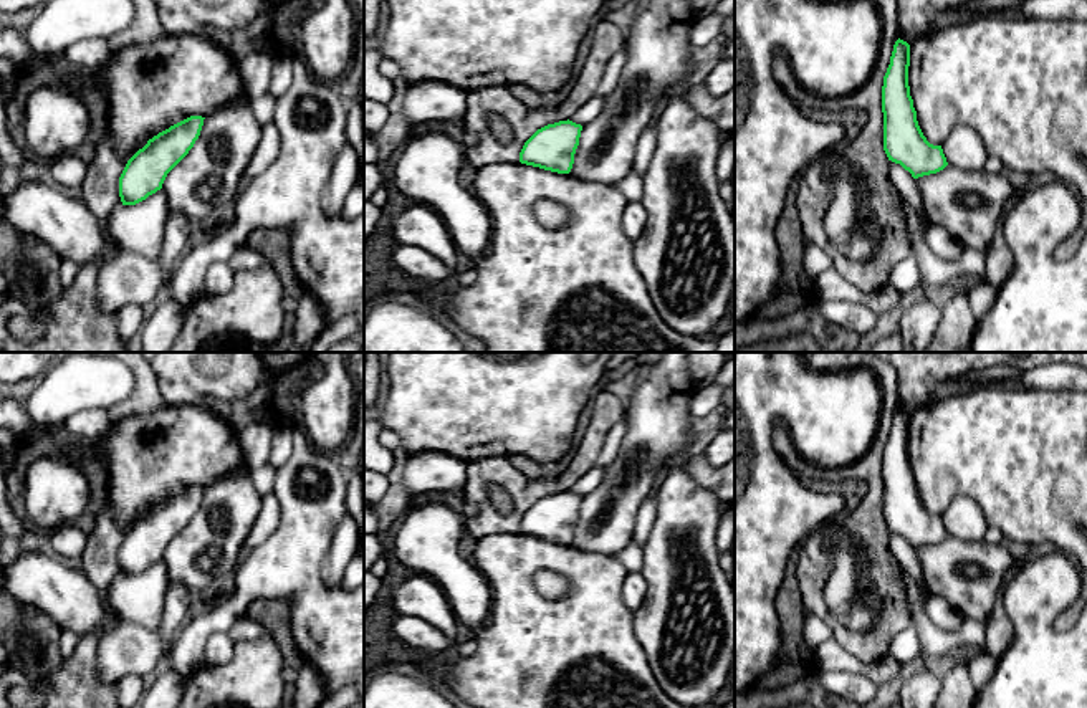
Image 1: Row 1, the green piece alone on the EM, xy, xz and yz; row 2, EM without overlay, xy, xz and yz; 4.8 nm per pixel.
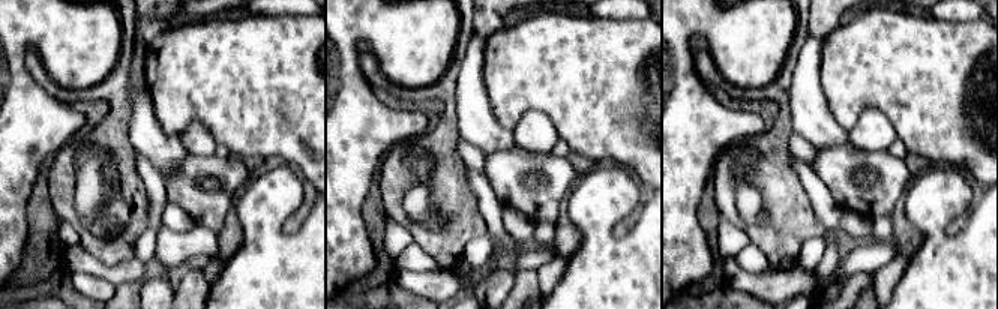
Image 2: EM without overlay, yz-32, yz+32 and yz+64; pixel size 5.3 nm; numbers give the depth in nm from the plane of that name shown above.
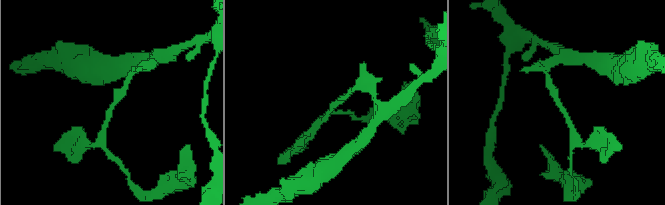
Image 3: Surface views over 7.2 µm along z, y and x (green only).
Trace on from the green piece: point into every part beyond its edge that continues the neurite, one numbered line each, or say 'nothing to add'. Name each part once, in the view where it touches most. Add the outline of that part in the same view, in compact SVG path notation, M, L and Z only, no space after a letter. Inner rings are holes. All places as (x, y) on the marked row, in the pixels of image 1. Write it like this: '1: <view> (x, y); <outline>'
nothing to add

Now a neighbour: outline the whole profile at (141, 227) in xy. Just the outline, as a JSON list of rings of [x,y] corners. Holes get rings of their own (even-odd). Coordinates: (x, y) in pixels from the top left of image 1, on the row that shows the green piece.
[[[160,189],[136,205],[116,207],[108,218],[108,228],[121,246],[157,258],[164,250],[167,215],[167,195]]]

